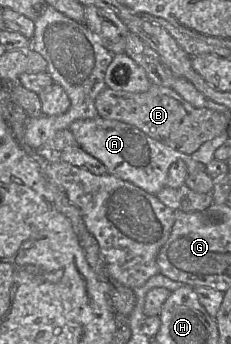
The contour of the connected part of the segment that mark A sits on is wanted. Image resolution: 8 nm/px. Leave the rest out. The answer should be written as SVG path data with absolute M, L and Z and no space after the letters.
M98 116L93 119L79 119L72 122L69 130L75 136L79 146L102 162L108 173L133 183L144 191L155 195L167 186L170 166L182 160L188 173L206 171L206 165L194 161L191 155L179 152L146 135L140 129L117 120Z

